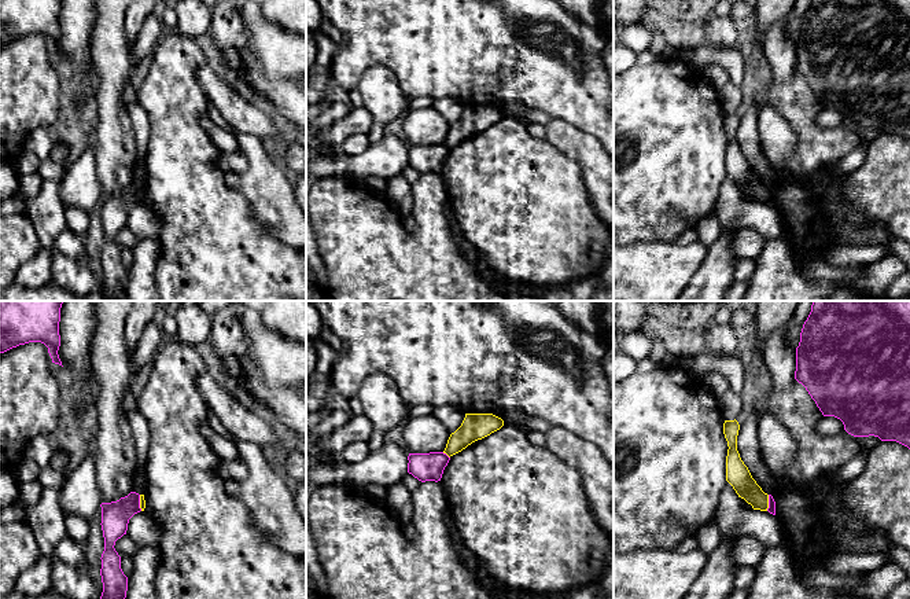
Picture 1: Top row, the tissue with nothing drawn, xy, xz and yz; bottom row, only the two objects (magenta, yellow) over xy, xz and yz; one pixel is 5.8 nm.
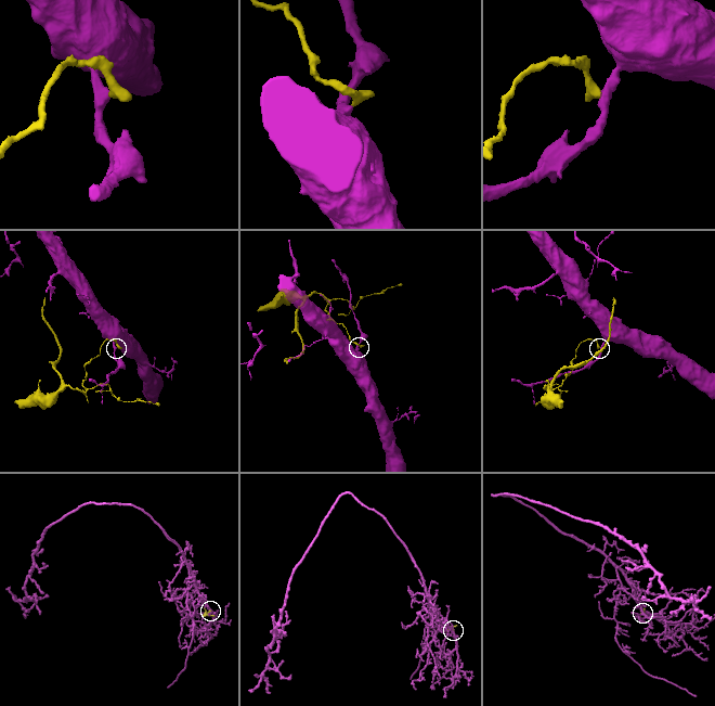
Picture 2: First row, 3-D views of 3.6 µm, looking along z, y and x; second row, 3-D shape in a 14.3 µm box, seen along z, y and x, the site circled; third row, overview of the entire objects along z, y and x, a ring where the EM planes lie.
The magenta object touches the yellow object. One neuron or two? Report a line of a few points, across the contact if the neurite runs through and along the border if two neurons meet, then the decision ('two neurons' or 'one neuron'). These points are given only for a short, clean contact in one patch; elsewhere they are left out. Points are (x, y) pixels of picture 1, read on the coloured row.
line yz (769, 495), (769, 507), (766, 510); two neurons

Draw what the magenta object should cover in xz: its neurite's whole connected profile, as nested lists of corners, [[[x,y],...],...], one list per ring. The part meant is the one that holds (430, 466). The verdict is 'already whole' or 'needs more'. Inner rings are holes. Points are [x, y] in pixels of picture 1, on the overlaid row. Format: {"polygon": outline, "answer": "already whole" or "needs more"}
{"polygon": [[[443,452],[409,453],[408,473],[421,482],[441,481],[450,457]]], "answer": "already whole"}

